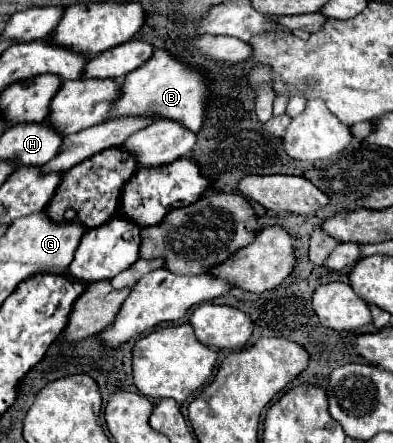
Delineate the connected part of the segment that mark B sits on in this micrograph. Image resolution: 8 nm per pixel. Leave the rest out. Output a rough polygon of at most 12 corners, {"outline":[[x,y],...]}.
{"outline":[[157,49],[107,119],[147,115],[199,131],[209,83]]}

